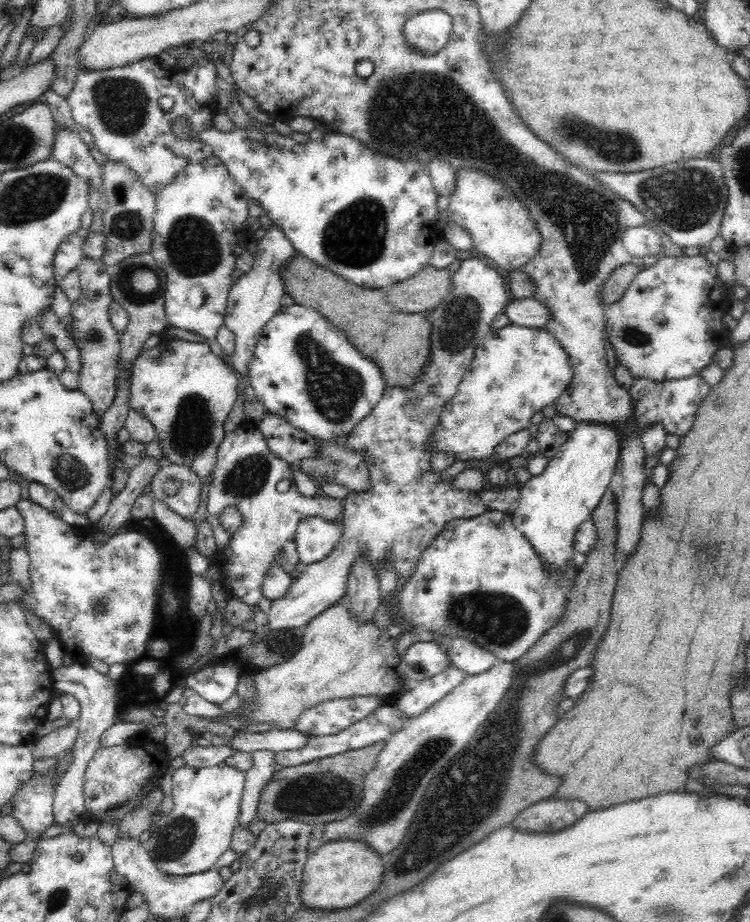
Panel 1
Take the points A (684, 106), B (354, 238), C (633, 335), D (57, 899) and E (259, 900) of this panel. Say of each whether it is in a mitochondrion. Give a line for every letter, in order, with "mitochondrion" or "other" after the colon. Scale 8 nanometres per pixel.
A: other
B: mitochondrion
C: mitochondrion
D: mitochondrion
E: mitochondrion

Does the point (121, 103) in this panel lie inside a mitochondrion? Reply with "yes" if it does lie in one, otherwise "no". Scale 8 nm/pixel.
yes

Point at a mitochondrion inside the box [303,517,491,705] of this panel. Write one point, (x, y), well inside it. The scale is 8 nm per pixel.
(421, 666)

